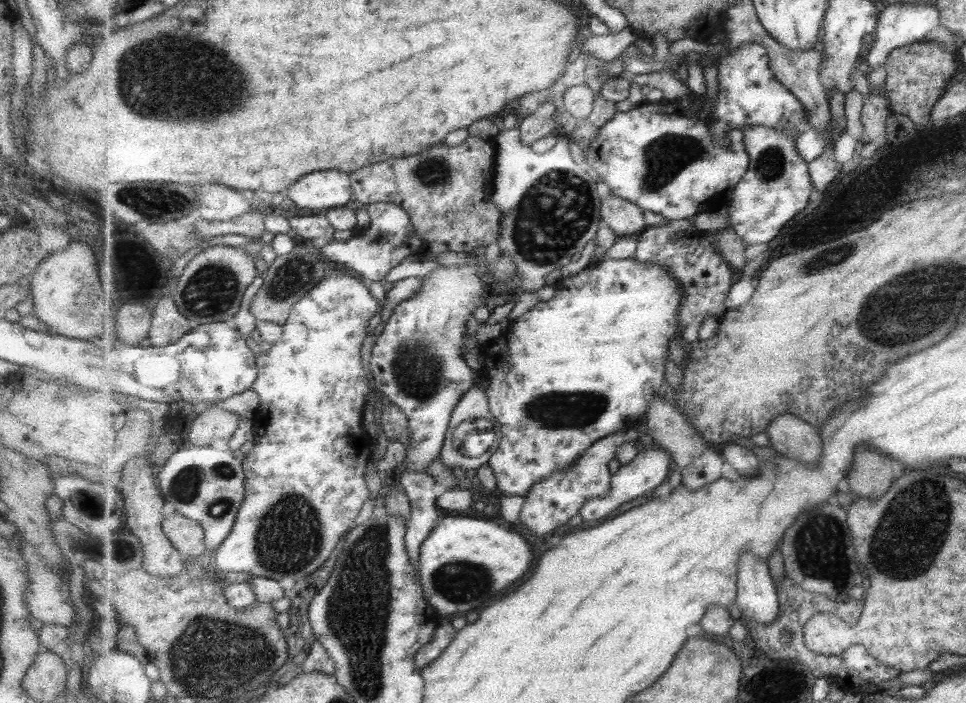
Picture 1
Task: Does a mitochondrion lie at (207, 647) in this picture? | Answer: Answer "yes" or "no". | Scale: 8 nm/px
yes

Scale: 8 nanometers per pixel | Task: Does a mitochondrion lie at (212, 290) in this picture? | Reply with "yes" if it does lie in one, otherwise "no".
yes

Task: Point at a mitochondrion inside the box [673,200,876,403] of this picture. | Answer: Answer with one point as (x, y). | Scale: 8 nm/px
(835, 257)

